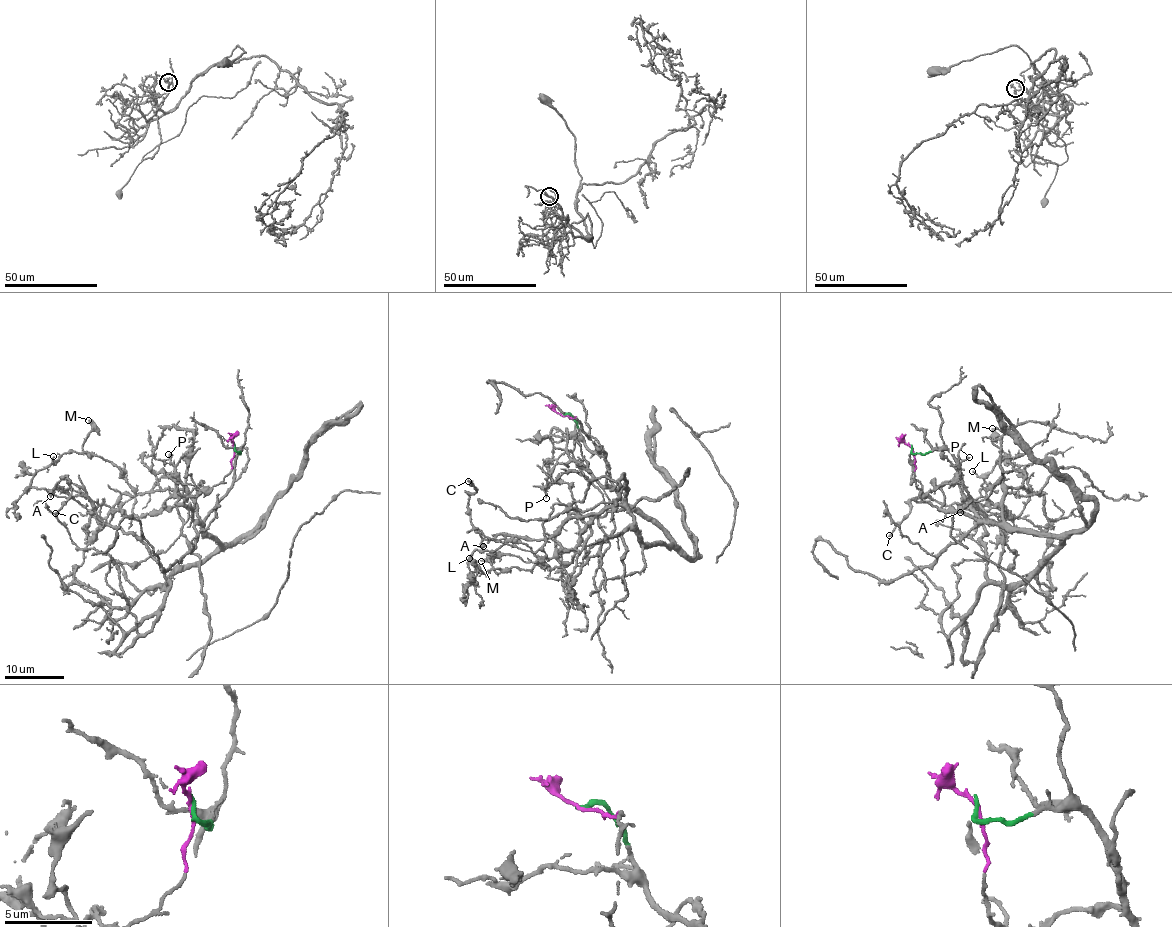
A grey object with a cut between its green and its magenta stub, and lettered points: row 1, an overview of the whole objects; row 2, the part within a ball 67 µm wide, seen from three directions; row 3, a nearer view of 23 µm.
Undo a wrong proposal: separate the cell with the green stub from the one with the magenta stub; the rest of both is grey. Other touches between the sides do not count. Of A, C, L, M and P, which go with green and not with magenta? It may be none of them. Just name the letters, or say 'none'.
none

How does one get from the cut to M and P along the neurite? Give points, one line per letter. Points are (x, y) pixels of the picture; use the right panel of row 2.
M: (911, 449), (923, 492), (961, 484), (983, 511), (1016, 517), (1027, 481), (992, 428)
P: (911, 449), (918, 488), (961, 484), (979, 508), (1001, 520), (1001, 507), (960, 492), (958, 470), (970, 457)

